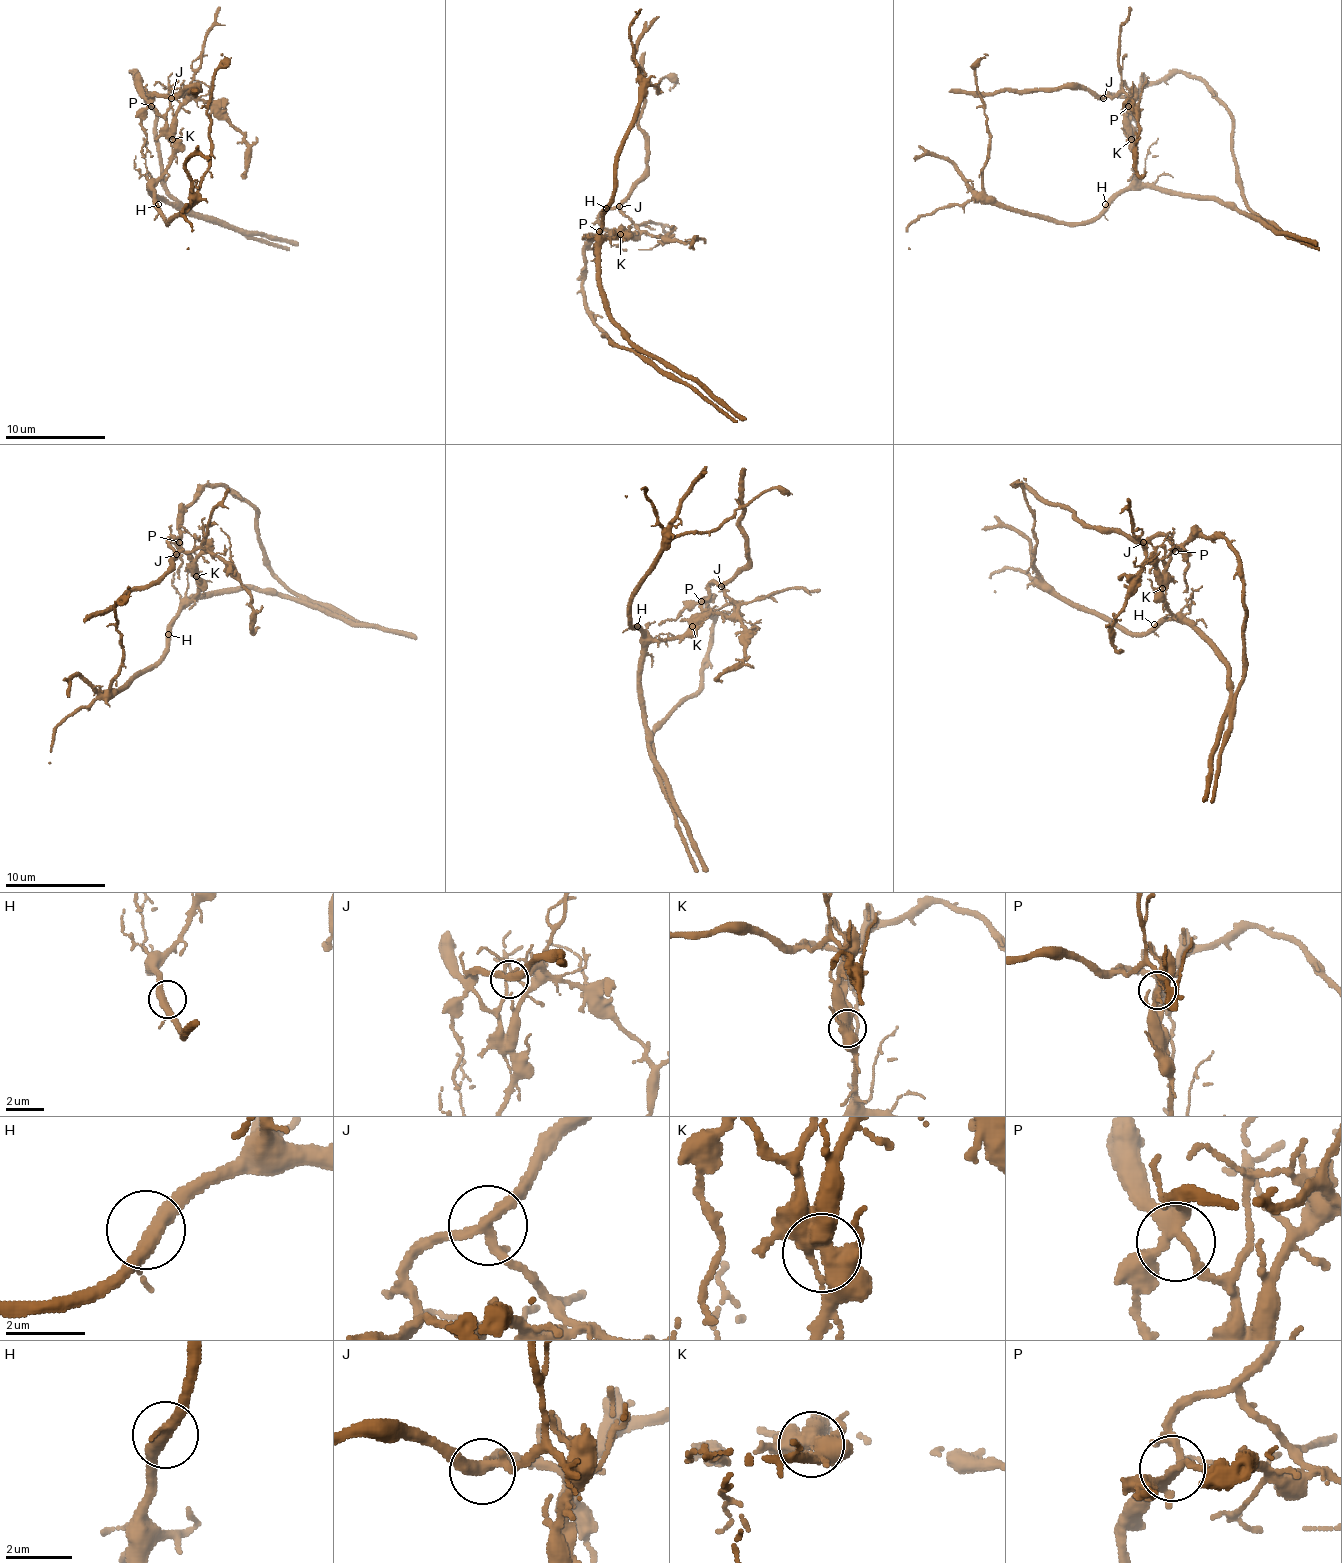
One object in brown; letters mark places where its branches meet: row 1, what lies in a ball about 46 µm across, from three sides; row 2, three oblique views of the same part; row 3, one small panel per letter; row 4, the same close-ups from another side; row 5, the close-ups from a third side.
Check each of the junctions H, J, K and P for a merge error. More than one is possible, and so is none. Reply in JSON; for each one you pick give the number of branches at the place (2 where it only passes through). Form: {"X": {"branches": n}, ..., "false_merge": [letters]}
{"K": {"branches": 3}, "false_merge": ["K"]}

